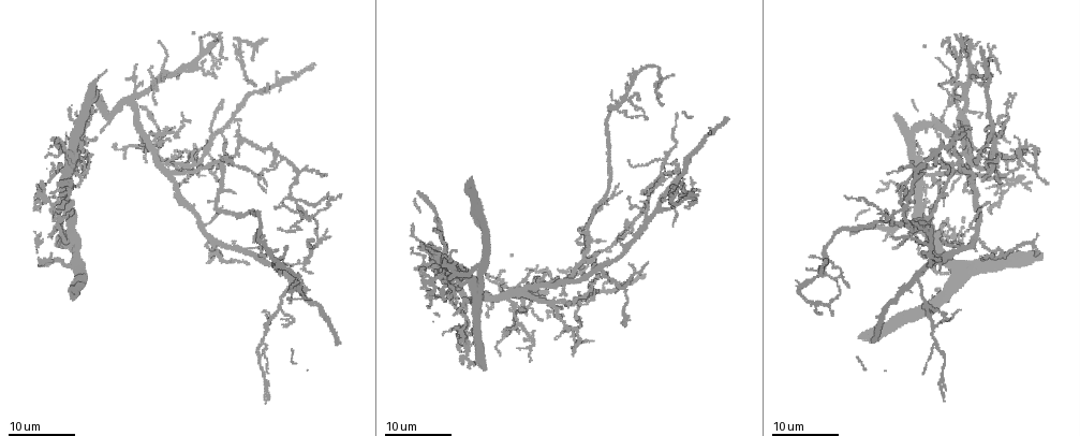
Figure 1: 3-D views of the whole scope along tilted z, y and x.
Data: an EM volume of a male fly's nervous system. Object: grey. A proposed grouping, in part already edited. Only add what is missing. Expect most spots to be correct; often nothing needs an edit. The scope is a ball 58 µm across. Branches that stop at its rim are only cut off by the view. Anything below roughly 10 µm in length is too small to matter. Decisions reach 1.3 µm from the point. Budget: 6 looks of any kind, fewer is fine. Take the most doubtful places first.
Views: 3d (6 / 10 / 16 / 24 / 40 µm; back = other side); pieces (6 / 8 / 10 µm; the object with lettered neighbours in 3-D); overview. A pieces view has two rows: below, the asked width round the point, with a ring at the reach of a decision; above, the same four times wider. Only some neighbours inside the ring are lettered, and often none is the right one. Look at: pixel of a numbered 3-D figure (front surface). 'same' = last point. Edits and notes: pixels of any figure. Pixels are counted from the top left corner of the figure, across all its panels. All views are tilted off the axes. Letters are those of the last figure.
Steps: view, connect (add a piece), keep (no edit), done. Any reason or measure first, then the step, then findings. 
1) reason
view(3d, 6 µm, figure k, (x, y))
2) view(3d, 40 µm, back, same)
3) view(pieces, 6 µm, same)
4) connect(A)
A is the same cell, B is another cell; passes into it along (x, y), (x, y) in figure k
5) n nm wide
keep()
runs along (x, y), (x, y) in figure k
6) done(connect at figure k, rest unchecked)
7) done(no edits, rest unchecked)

tapers out
view(3d, 16 µm, figure 1, (980, 163))

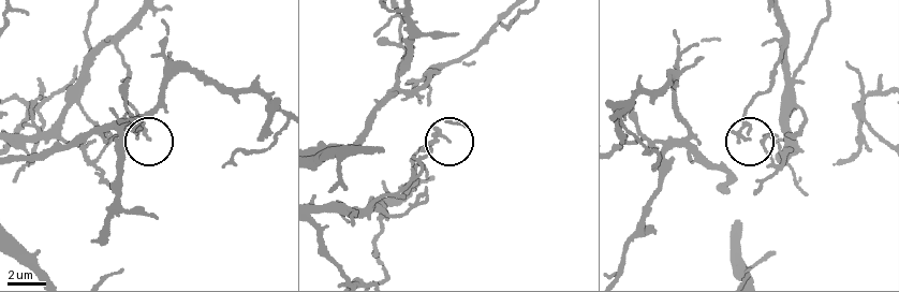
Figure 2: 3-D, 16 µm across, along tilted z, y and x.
view(pieces, 6 µm, figure 2, (746, 136))

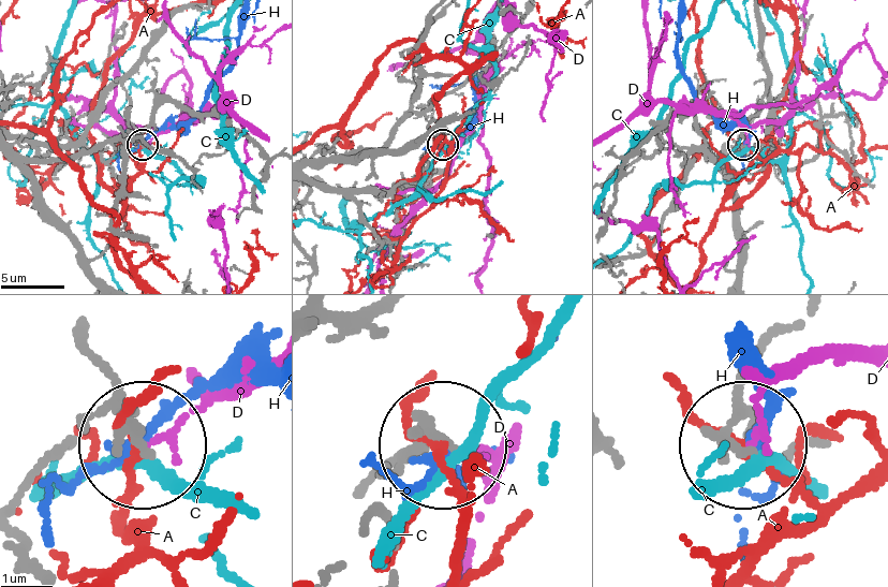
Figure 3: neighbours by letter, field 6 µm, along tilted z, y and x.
keep()
A, C, D and H are other cells; runs along (366, 485), (432, 440) in figure 3; no lettered piece goes on from it

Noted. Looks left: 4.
view(3d, 24 µm, figure 1, (225, 146))

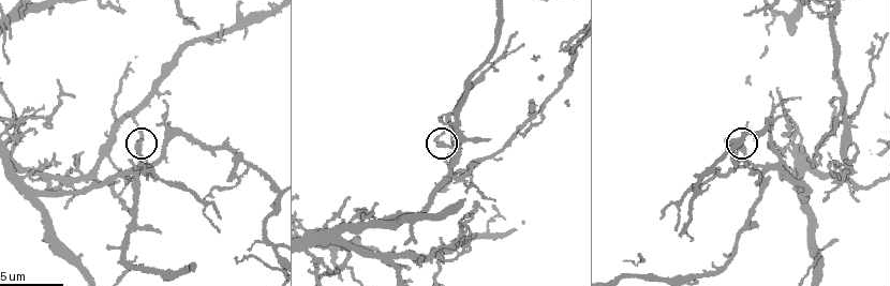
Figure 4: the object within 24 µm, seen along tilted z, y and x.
see the neighbours
view(pieces, 8 µm, figure 4, (142, 140))

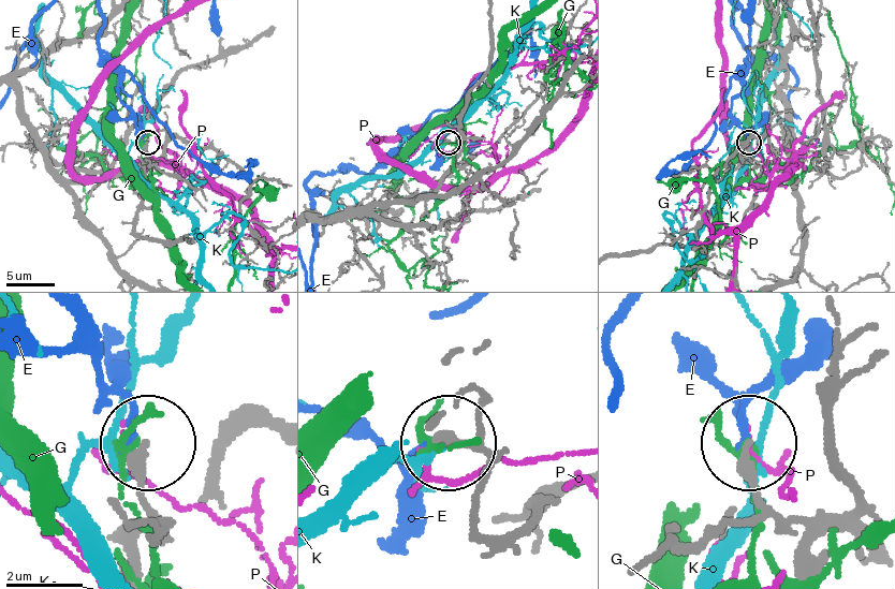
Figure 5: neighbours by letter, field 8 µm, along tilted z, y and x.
keep()
E, G, K and P are other cells; none of them fits

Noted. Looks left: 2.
view(pieces, 8 µm, figure 4, (36, 130))

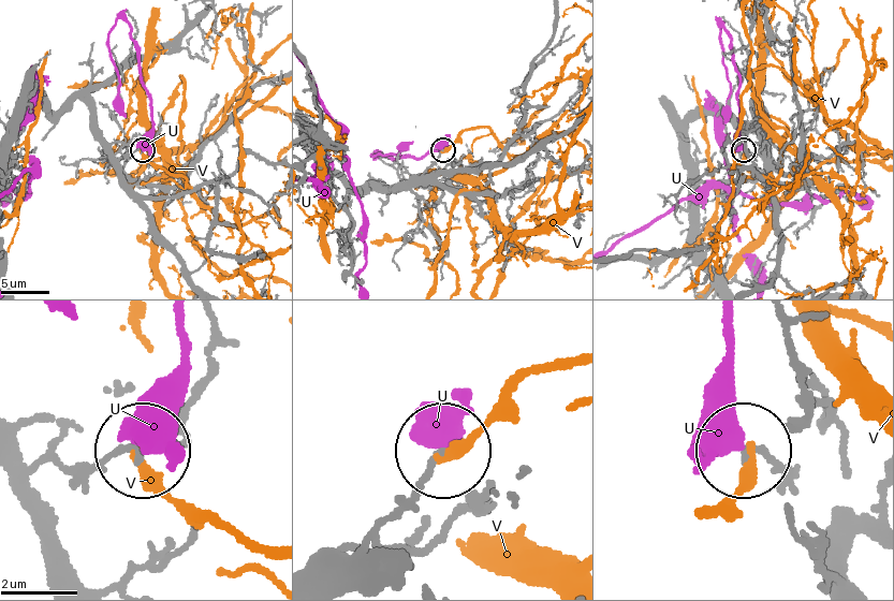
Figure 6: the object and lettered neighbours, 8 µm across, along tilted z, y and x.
keep()
U and V are other cells; none of them fits

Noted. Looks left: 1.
done(no edits, rest unchecked)

